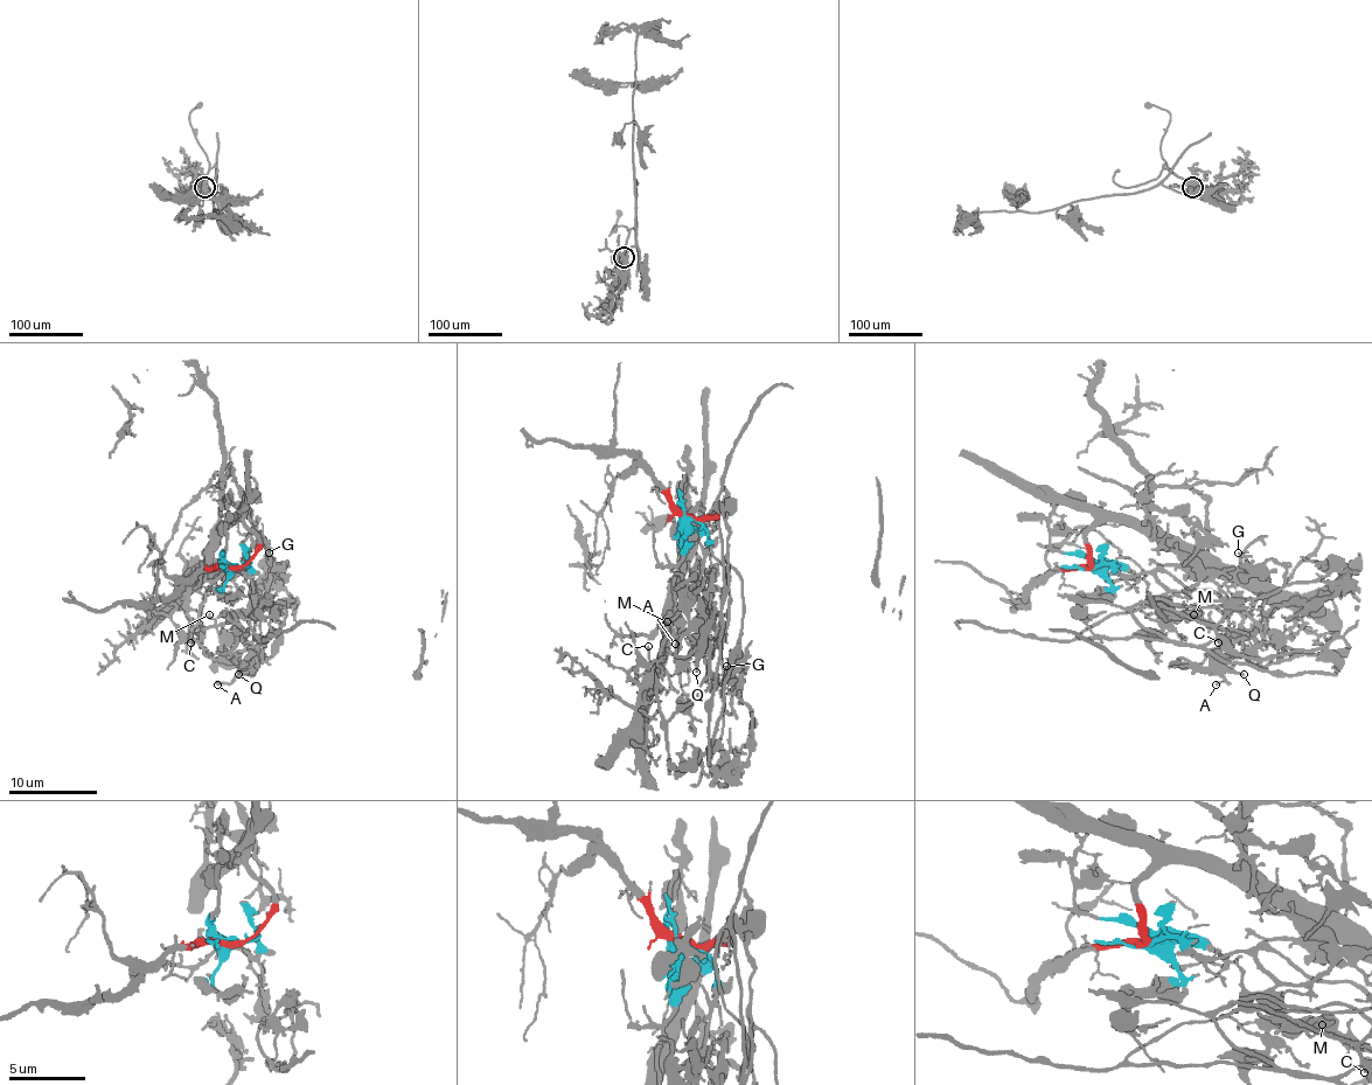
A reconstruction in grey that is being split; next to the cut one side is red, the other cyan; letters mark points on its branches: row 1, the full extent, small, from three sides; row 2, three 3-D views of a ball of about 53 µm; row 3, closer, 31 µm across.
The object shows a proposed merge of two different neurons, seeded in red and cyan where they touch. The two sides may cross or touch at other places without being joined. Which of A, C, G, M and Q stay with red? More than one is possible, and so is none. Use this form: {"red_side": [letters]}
{"red_side": ["C"]}

